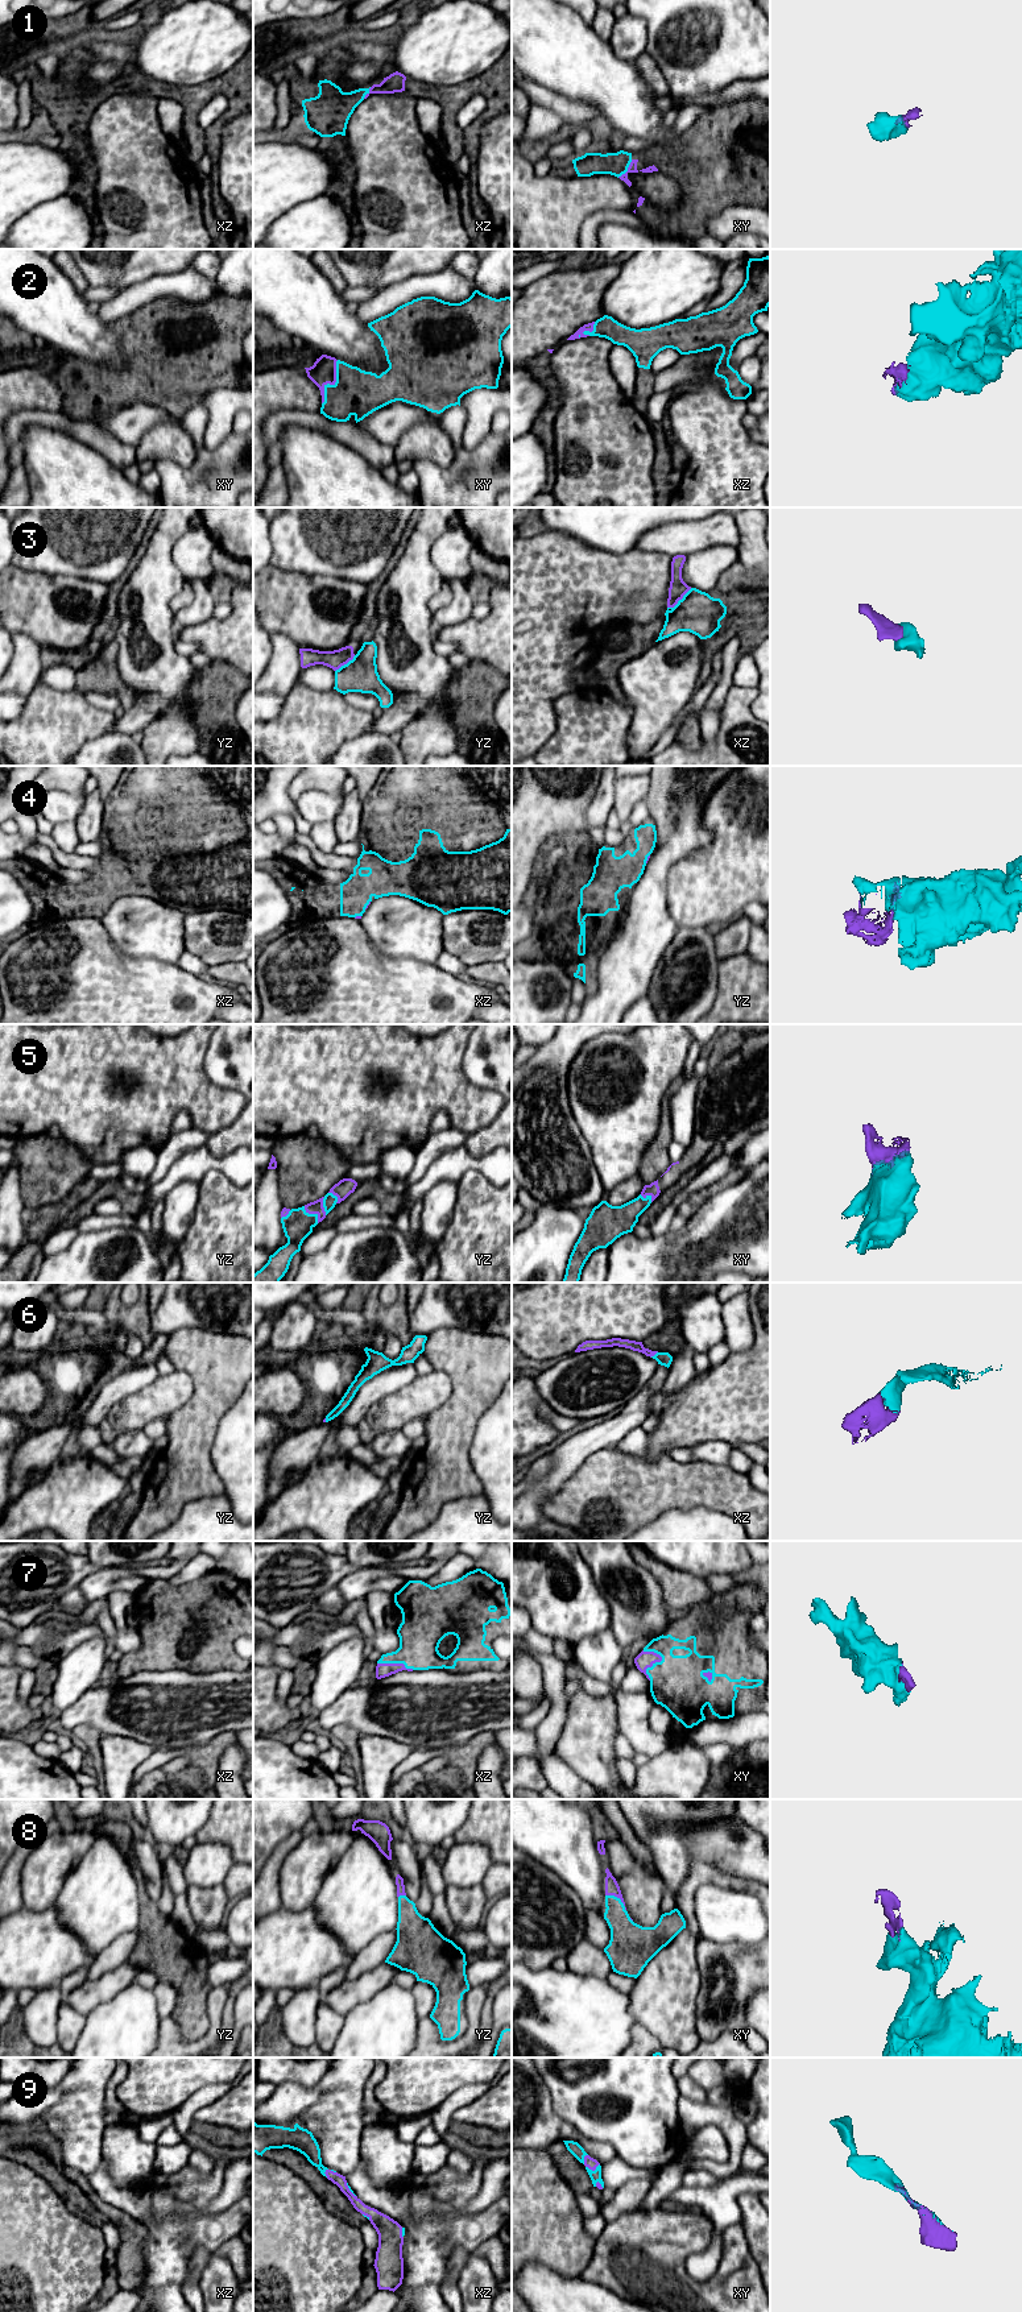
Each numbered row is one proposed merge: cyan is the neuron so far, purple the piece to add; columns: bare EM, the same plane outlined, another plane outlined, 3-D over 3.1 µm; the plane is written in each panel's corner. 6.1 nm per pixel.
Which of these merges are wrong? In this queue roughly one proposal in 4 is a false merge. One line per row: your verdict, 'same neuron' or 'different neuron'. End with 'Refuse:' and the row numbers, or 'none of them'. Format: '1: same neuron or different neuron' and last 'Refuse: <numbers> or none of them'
1: same neuron
2: same neuron
3: different neuron
4: same neuron
5: same neuron
6: same neuron
7: same neuron
8: same neuron
9: same neuron
Refuse: 3

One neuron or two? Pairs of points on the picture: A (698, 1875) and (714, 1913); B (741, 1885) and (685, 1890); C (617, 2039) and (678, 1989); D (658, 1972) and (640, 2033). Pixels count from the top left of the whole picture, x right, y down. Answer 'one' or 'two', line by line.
A: two
B: one
C: two
D: two

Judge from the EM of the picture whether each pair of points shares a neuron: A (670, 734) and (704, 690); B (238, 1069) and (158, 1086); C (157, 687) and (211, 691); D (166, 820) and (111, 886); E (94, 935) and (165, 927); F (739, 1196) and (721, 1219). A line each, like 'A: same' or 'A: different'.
A: same
B: different
C: different
D: same
E: different
F: same

